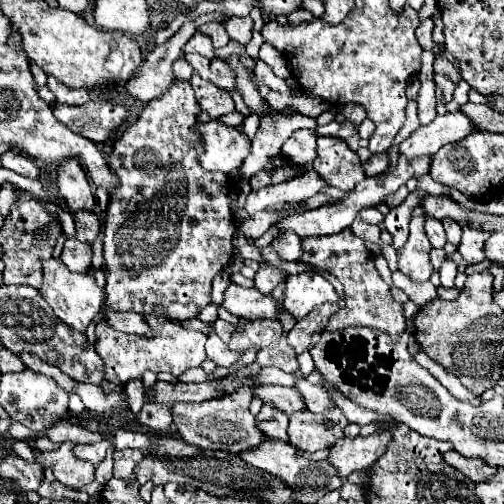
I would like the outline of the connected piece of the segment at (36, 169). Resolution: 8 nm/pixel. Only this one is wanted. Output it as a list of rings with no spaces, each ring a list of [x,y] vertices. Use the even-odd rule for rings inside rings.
[[[15,149],[3,153],[1,163],[3,163],[3,167],[7,167],[7,169],[11,169],[23,177],[29,177],[29,179],[41,179],[41,175],[43,175],[43,169],[35,161],[27,159],[25,155],[17,153]]]

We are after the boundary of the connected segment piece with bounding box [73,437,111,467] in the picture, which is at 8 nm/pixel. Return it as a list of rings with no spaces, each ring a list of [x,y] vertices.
[[[105,437],[103,441],[93,443],[93,445],[75,445],[73,455],[75,455],[79,461],[89,461],[93,467],[97,467],[97,465],[105,459],[105,451],[107,451],[109,447],[111,447],[111,439]]]

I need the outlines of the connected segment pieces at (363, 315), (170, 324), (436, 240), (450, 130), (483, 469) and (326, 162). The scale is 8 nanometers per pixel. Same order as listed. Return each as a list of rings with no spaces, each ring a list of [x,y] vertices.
[[[343,229],[341,233],[331,236],[307,237],[301,241],[303,255],[299,261],[331,271],[345,287],[345,305],[329,317],[325,329],[341,331],[345,327],[377,327],[391,337],[399,339],[405,333],[405,315],[403,305],[393,299],[389,285],[381,279],[375,269],[375,257],[367,251],[365,241],[353,235],[351,229]]]
[[[141,313],[141,317],[149,323],[153,337],[143,335],[129,335],[123,331],[115,331],[107,319],[101,319],[95,329],[95,351],[101,355],[105,363],[105,379],[117,385],[127,385],[131,379],[143,377],[145,371],[153,373],[171,373],[179,377],[191,367],[201,367],[201,363],[207,359],[205,355],[205,341],[207,337],[201,331],[191,331],[179,325],[179,321],[169,319],[161,313]]]
[[[425,217],[425,233],[431,241],[433,247],[443,247],[445,245],[445,231],[443,231],[443,225],[439,219],[435,217]]]
[[[461,111],[437,115],[433,123],[421,125],[417,131],[413,131],[411,137],[399,145],[399,153],[405,155],[407,159],[415,159],[421,155],[433,157],[443,145],[461,141],[471,131],[473,123]]]
[[[449,451],[449,453],[445,453],[445,463],[451,465],[451,467],[455,467],[457,471],[461,471],[461,473],[463,473],[467,479],[471,479],[471,481],[487,479],[487,477],[491,477],[493,471],[497,471],[497,469],[489,467],[485,461],[463,457],[463,455],[459,455],[457,451]]]
[[[319,137],[313,169],[333,187],[351,191],[365,179],[359,155],[339,137]]]

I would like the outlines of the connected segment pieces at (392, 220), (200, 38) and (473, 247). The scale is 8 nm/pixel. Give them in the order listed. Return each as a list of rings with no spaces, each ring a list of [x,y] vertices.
[[[417,189],[413,193],[409,193],[409,197],[399,207],[393,207],[387,213],[387,217],[385,217],[385,229],[393,235],[393,247],[395,249],[403,247],[403,243],[407,241],[411,211],[415,207],[419,207],[421,205],[421,199],[425,199],[425,197],[429,197],[429,193],[423,191],[423,189]]]
[[[195,33],[191,37],[191,41],[183,47],[183,53],[199,53],[199,55],[205,55],[205,57],[213,57],[215,49],[211,45],[211,39],[207,35],[201,35],[201,33]]]
[[[463,227],[463,237],[459,245],[459,253],[467,263],[481,263],[485,261],[485,241],[489,233],[473,227]]]

